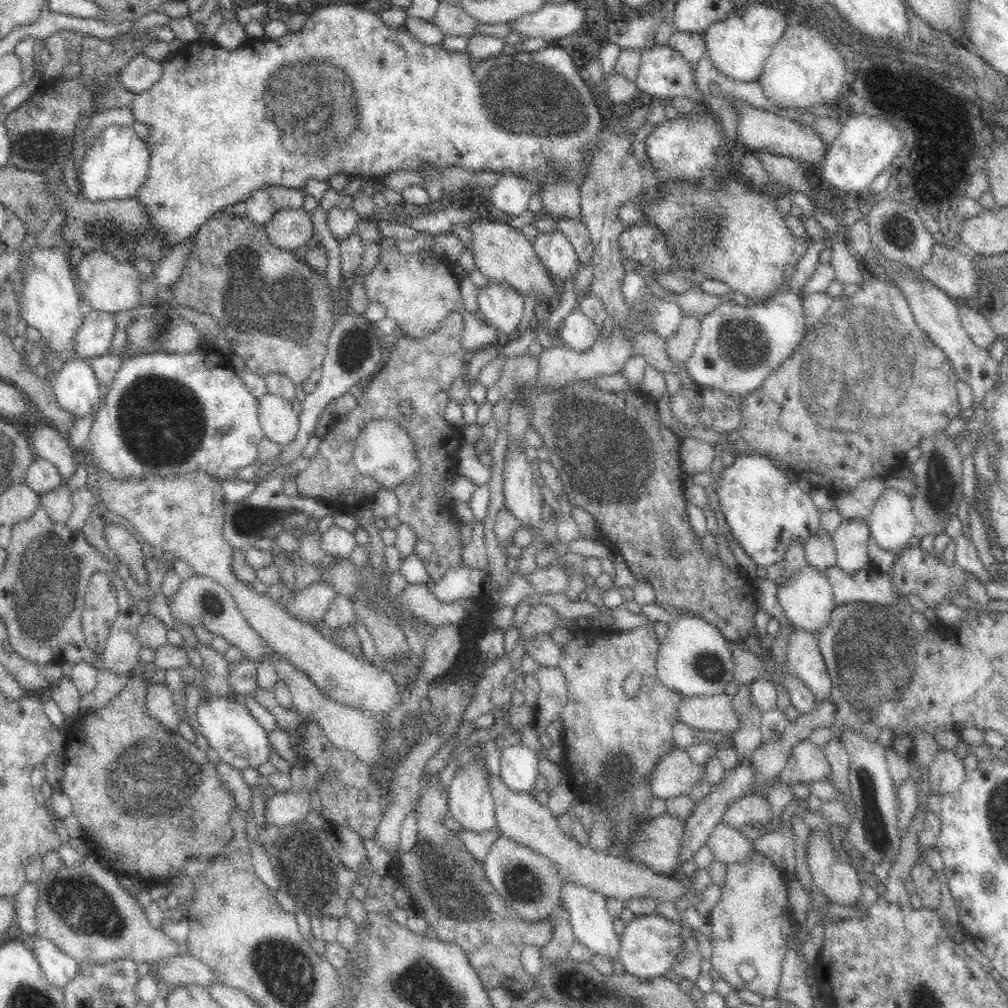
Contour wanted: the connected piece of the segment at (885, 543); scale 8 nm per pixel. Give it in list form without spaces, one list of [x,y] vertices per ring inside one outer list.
[[[887,487],[868,519],[871,539],[894,554],[914,542],[916,524],[911,498],[896,488]]]

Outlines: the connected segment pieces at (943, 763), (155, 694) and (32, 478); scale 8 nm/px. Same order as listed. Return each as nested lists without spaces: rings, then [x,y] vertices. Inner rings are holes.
[[[941,749],[935,760],[929,766],[929,783],[932,794],[939,796],[958,790],[966,774],[963,758],[956,755],[955,749]]]
[[[156,684],[150,685],[147,690],[145,697],[146,712],[167,731],[172,734],[179,733],[180,719],[176,714],[176,709],[174,709],[172,693],[170,693],[168,687],[165,684]]]
[[[34,454],[33,462],[26,472],[25,484],[28,484],[28,487],[38,496],[42,496],[52,490],[57,490],[64,483],[60,471],[54,467],[53,463]]]

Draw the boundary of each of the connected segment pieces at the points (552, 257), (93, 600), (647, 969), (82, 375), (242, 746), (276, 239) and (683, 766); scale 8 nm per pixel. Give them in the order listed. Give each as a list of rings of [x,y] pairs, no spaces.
[[[562,231],[540,232],[533,247],[553,281],[564,285],[574,280],[580,267],[579,258]]]
[[[96,571],[88,583],[81,619],[87,645],[94,655],[104,652],[118,610],[117,596],[110,577],[104,571]]]
[[[660,913],[640,915],[625,925],[620,937],[620,962],[626,973],[640,979],[667,976],[679,952],[681,925]]]
[[[74,356],[65,361],[51,382],[58,404],[76,416],[93,414],[100,402],[101,385],[88,359]]]
[[[211,695],[201,697],[194,714],[200,732],[207,738],[210,749],[217,753],[220,761],[231,764],[239,771],[248,767],[257,769],[260,764],[270,761],[268,733],[254,719],[245,701]]]
[[[304,209],[275,211],[266,224],[264,233],[276,248],[296,251],[312,238],[312,222]]]
[[[673,748],[650,770],[650,797],[666,800],[684,795],[694,784],[700,783],[702,774],[704,766],[694,764],[684,749]]]

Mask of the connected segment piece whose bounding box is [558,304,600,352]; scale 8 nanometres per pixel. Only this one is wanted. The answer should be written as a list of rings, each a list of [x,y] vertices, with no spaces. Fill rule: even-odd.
[[[575,306],[562,320],[562,327],[558,327],[558,335],[563,339],[564,345],[584,351],[596,340],[600,328],[582,312],[580,306]]]

